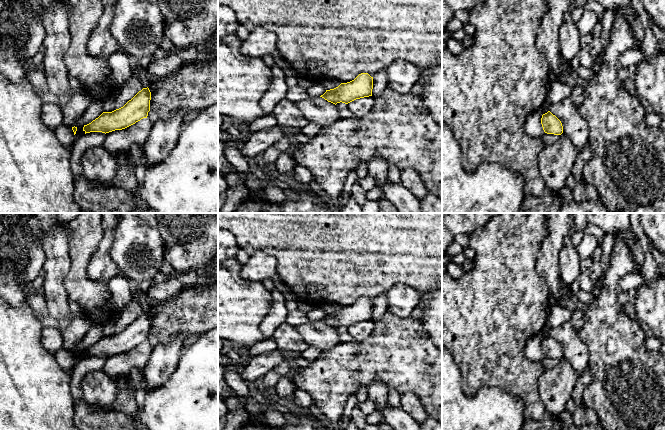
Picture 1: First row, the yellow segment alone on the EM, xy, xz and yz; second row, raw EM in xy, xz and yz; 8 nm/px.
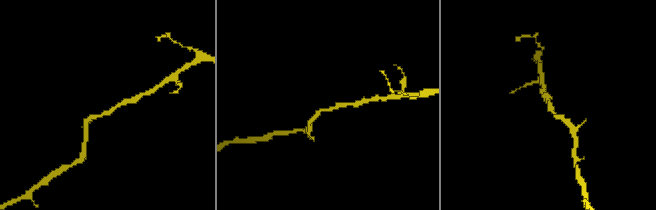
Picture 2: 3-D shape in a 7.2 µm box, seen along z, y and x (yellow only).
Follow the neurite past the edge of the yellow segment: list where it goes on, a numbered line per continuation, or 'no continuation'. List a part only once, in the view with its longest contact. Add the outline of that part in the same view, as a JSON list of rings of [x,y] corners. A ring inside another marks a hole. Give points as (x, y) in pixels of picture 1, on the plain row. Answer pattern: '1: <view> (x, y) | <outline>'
no continuation

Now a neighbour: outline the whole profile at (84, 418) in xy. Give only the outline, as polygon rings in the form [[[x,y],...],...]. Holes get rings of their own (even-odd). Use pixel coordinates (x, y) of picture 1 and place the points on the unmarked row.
[[[84,399],[74,401],[73,422],[79,430],[136,430],[131,416],[119,411],[94,412]]]

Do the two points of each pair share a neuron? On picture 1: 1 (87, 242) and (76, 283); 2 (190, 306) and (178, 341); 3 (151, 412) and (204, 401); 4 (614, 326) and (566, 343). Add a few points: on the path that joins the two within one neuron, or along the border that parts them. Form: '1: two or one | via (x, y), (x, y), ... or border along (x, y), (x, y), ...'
1: one | via (81, 252), (77, 273)
2: two | border along (184, 336), (176, 335), (168, 343), (159, 344)
3: one | via (164, 412), (191, 412)
4: two | border along (576, 331), (579, 339), (587, 348), (588, 360)

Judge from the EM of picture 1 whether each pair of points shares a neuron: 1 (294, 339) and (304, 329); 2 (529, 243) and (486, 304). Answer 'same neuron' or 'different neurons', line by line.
1: different neurons
2: same neuron

